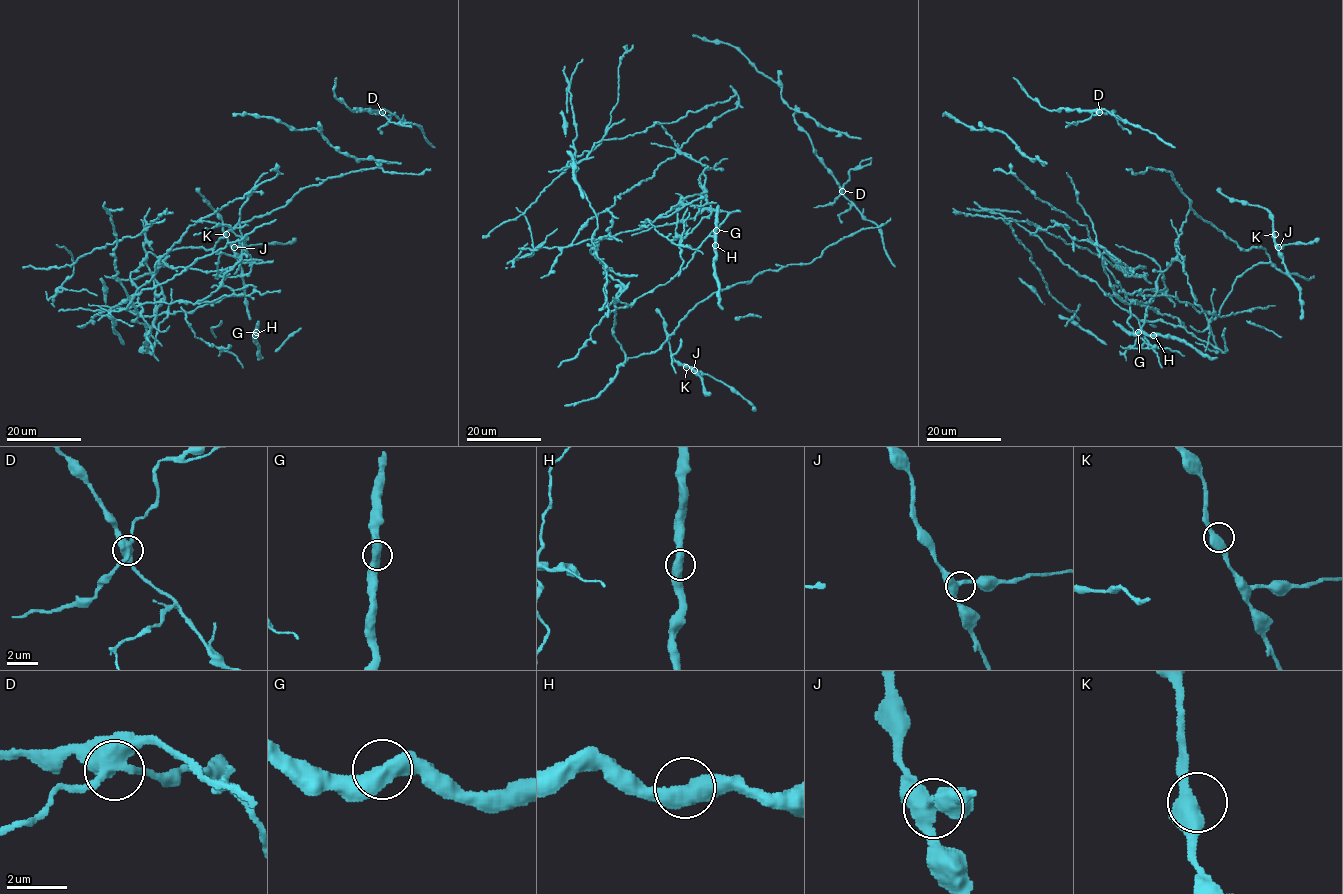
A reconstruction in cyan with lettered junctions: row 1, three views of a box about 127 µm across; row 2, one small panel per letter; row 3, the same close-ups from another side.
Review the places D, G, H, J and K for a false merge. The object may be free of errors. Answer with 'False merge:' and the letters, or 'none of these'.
False merge: D

